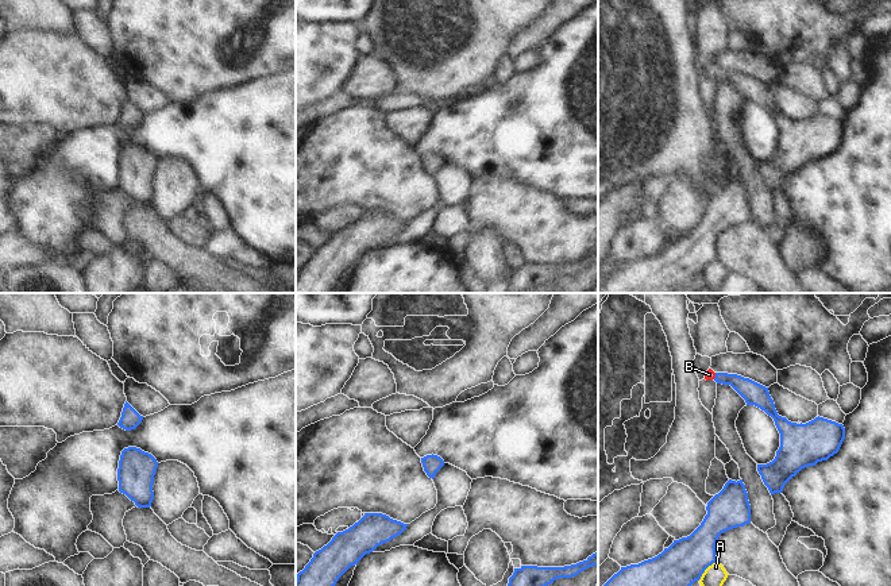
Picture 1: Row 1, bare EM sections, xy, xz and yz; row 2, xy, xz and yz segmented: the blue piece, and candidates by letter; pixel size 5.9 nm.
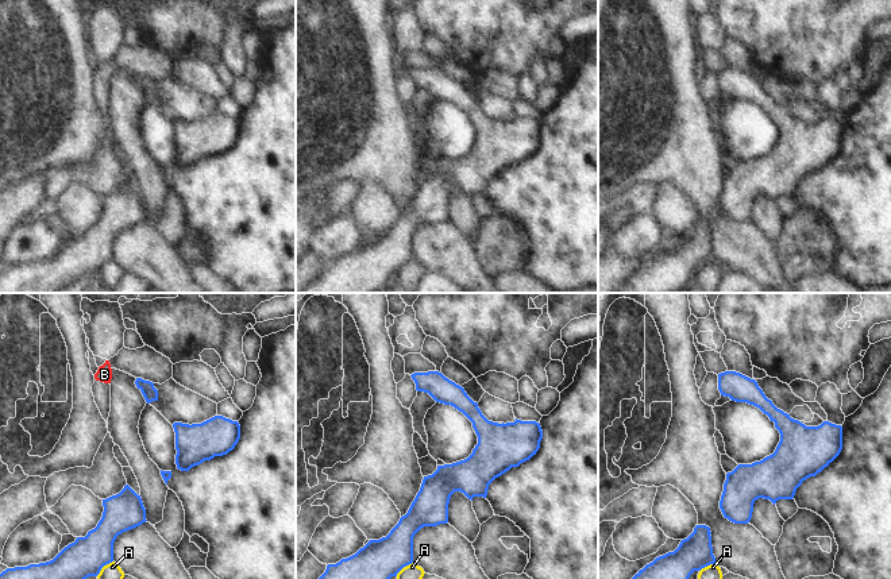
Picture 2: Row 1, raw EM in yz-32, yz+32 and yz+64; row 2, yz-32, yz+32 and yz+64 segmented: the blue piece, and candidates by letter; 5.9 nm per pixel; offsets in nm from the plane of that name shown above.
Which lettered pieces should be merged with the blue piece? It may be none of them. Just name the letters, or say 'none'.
B

